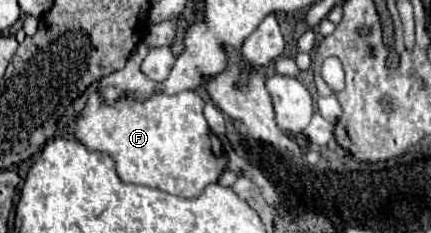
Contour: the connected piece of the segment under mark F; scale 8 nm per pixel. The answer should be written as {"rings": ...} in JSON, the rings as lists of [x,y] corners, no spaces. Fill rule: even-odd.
{"rings":[[[192,90],[170,96],[161,93],[142,103],[126,99],[116,105],[104,105],[100,93],[92,93],[76,123],[76,139],[80,139],[88,149],[108,153],[116,161],[118,177],[124,183],[140,183],[180,197],[198,197],[206,185],[218,181],[228,161],[218,137],[210,131],[204,119],[204,105],[204,100]]]}

